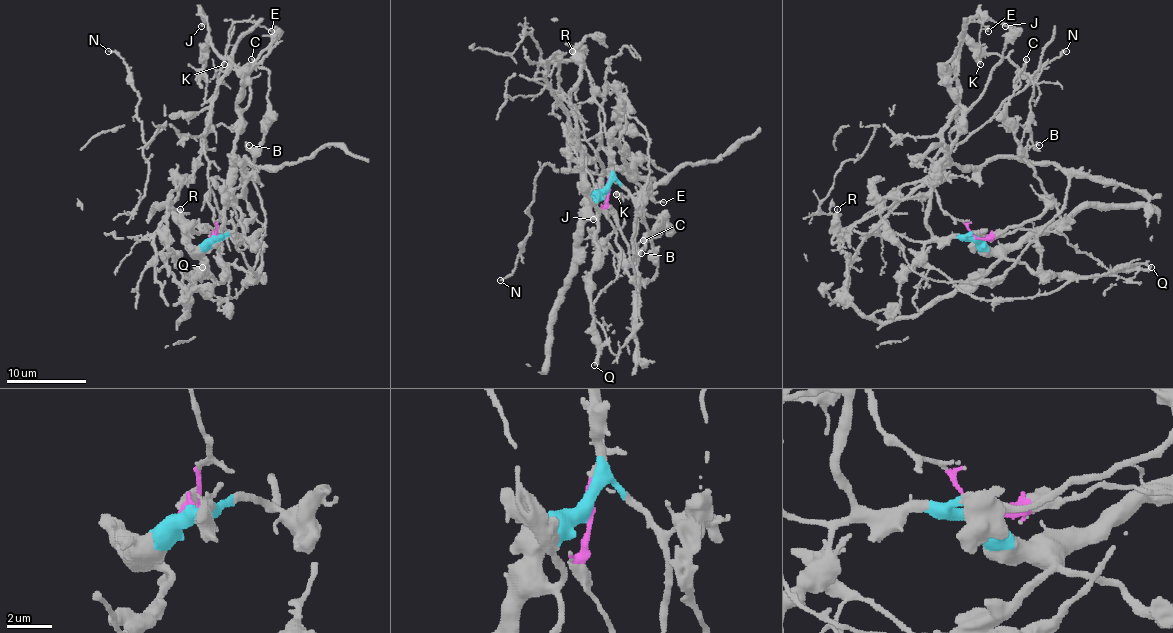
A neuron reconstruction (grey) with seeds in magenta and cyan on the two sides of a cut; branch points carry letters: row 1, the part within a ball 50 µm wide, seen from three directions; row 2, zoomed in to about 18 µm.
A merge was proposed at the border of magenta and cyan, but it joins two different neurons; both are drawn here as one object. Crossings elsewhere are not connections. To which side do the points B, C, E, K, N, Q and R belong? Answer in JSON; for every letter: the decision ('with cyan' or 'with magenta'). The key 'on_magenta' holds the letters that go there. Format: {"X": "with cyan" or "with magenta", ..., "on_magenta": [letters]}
{"B": "with cyan", "C": "with cyan", "E": "with magenta", "K": "with magenta", "N": "with magenta", "Q": "with cyan", "R": "with cyan", "on_magenta": ["E", "K", "N"]}

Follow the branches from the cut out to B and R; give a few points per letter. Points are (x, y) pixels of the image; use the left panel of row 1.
B: (215, 238), (235, 234), (243, 236), (235, 204), (251, 174), (253, 154), (245, 146), (249, 144)
R: (215, 238), (219, 238), (213, 240), (209, 234), (201, 230), (197, 232), (187, 224), (179, 208)

